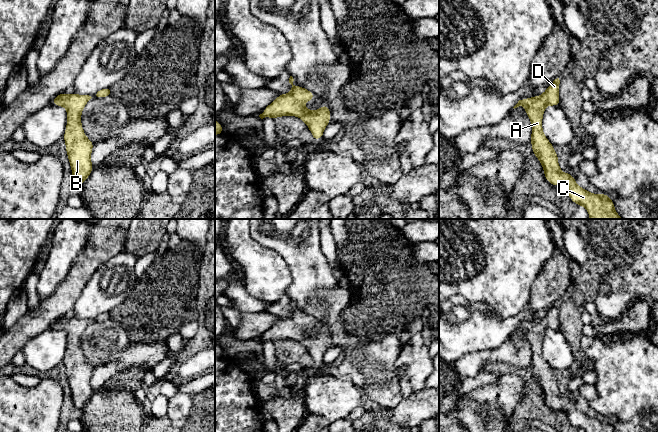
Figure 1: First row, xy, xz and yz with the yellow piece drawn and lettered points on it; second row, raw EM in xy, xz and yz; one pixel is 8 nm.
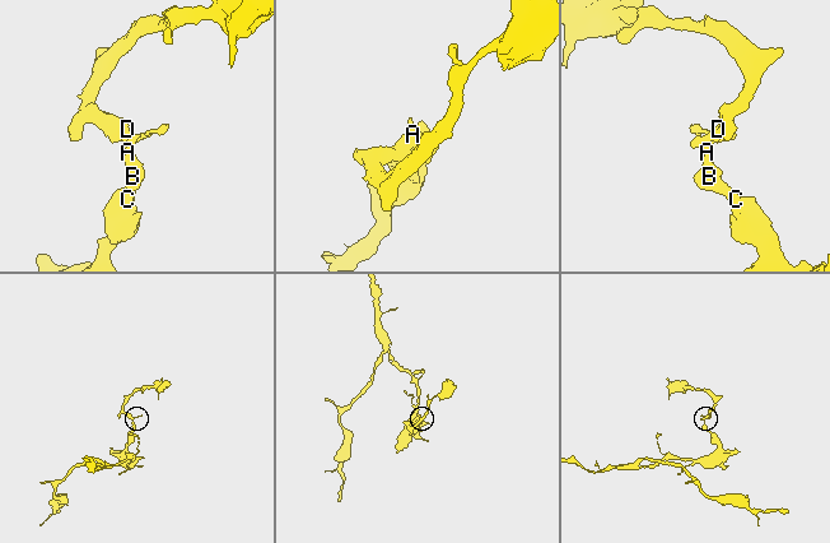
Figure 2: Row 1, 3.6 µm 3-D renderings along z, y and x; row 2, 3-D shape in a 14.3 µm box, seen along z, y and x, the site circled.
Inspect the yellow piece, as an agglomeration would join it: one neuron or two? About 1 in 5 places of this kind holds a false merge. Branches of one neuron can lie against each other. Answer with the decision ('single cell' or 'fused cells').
single cell

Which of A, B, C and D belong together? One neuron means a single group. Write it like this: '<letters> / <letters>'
A B C D

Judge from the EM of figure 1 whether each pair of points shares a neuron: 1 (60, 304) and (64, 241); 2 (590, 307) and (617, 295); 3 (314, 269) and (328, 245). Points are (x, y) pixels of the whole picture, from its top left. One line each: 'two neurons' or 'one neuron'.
1: two neurons
2: two neurons
3: two neurons

